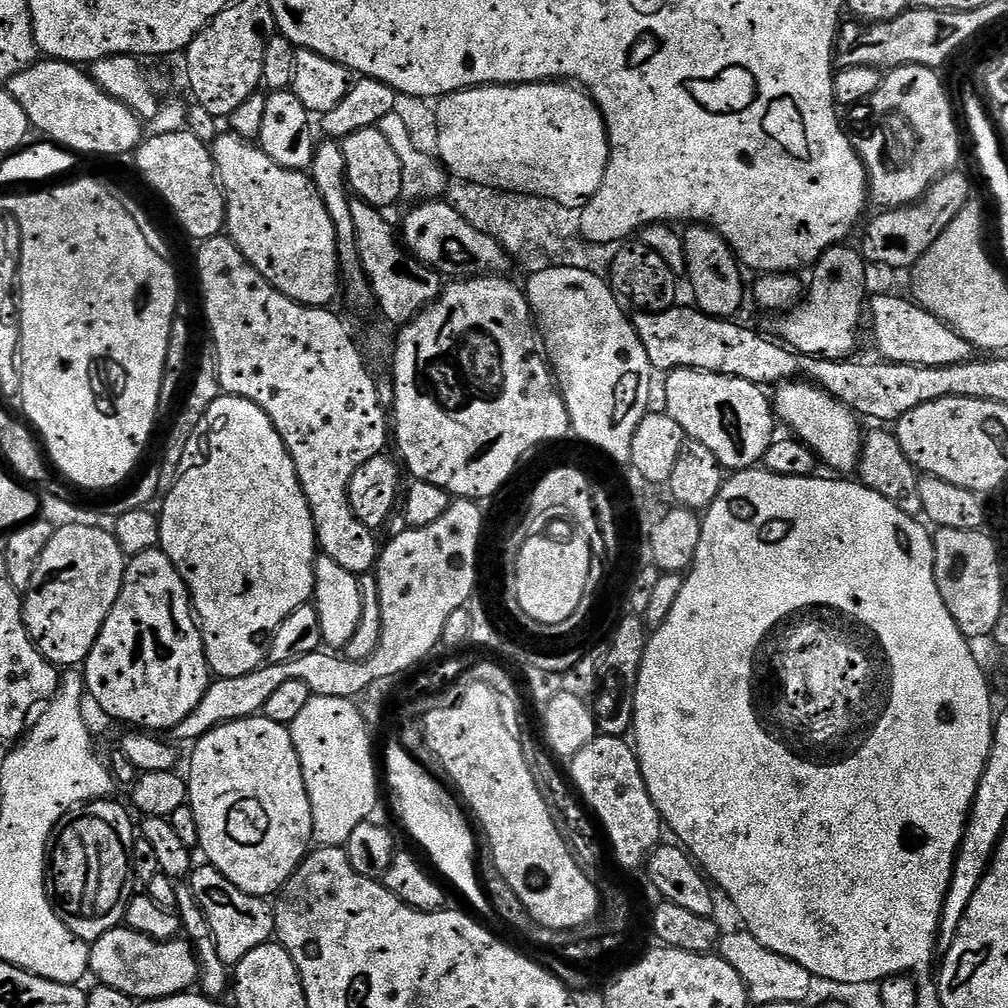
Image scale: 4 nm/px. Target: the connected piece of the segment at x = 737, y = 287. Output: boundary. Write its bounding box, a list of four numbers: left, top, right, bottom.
[683,226,746,320]

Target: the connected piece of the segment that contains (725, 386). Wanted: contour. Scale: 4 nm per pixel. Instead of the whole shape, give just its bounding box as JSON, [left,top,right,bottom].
[663,368,778,470]

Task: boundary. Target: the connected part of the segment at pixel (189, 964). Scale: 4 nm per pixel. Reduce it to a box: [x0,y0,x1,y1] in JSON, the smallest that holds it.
[88,926,200,1002]

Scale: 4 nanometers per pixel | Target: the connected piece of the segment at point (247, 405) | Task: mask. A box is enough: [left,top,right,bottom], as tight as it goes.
[158,395,318,678]

